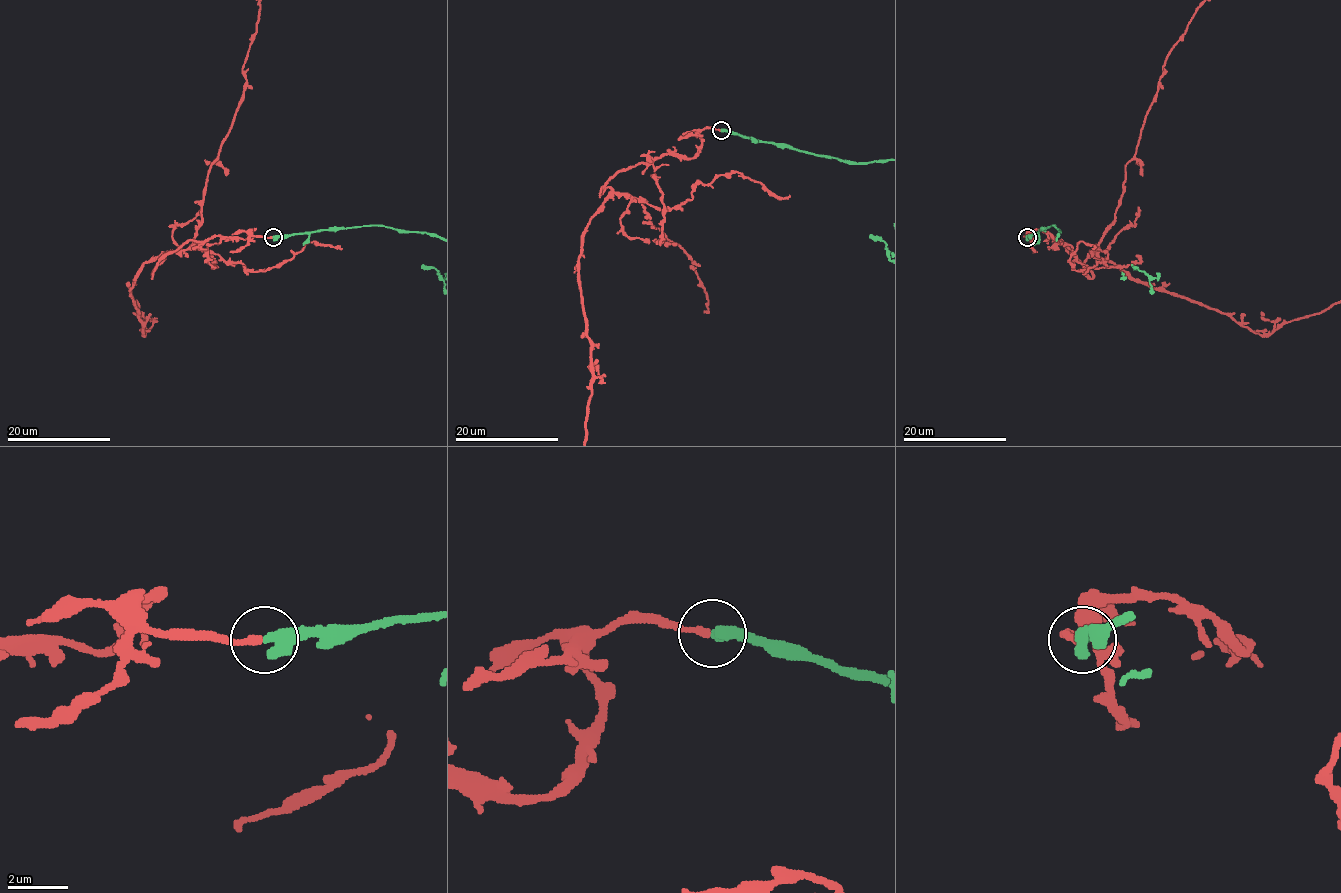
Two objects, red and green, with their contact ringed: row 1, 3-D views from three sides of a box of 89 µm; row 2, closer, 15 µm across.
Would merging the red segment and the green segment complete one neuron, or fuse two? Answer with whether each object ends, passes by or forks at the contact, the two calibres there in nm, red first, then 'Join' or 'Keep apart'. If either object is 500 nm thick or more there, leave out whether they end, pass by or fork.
At the ring red ends. At the ring green ends. Thickness 190 nm (red) against 440 nm. Join

